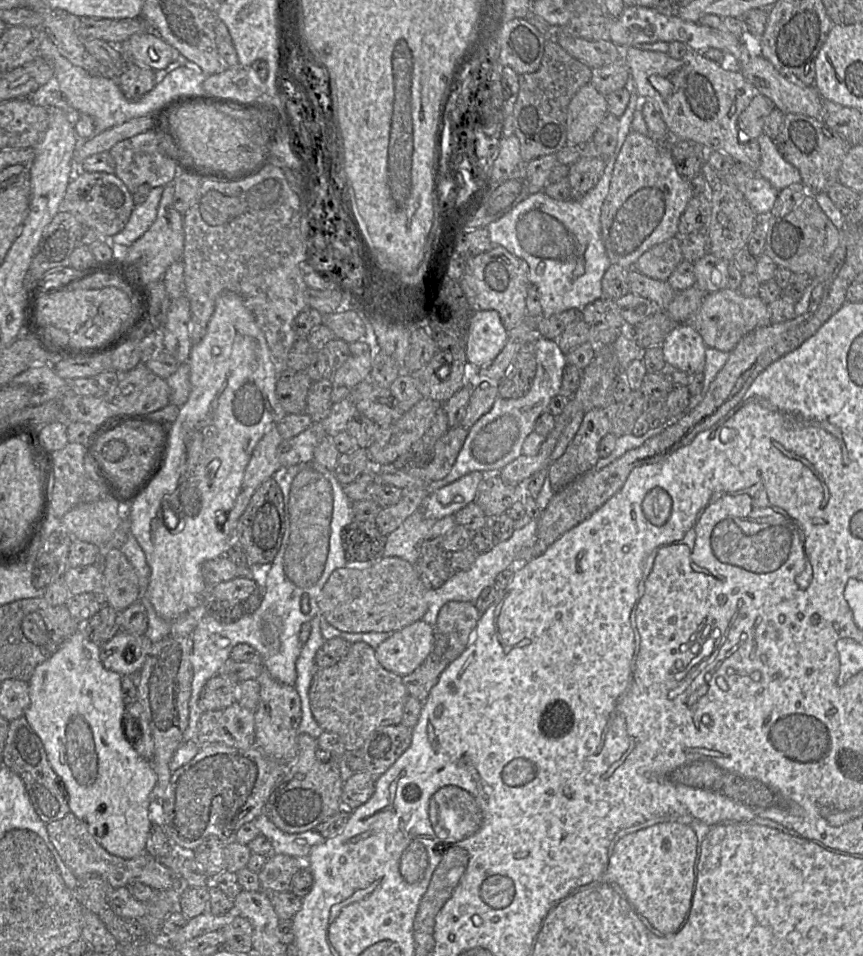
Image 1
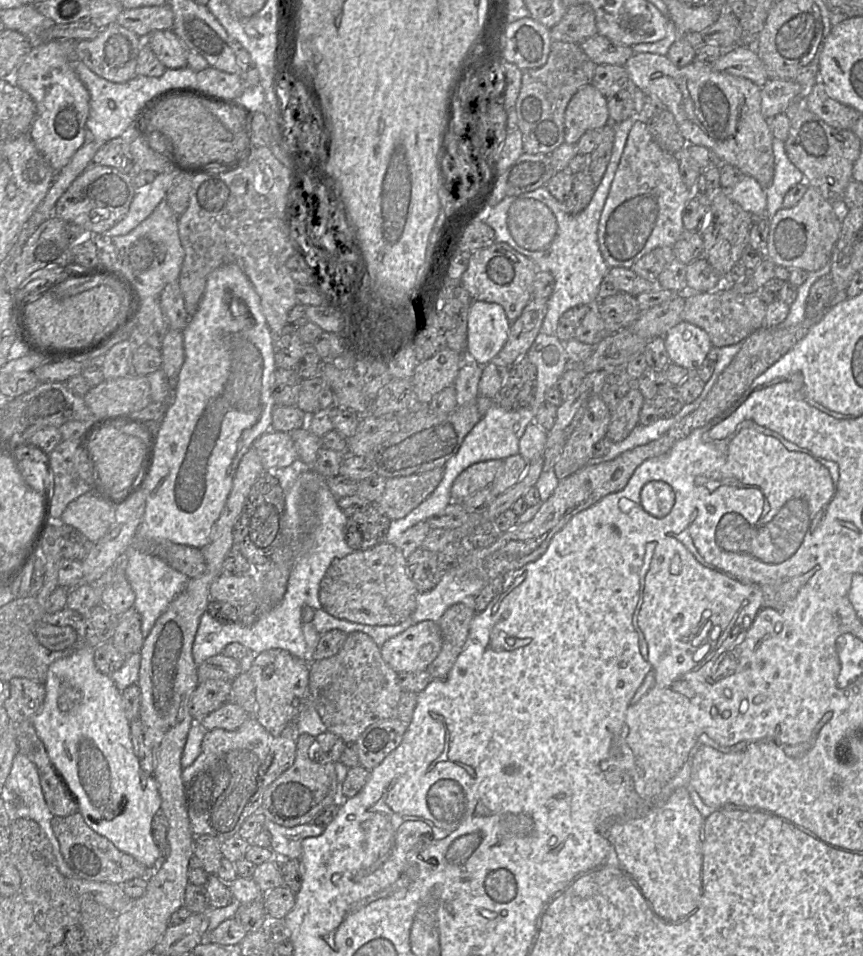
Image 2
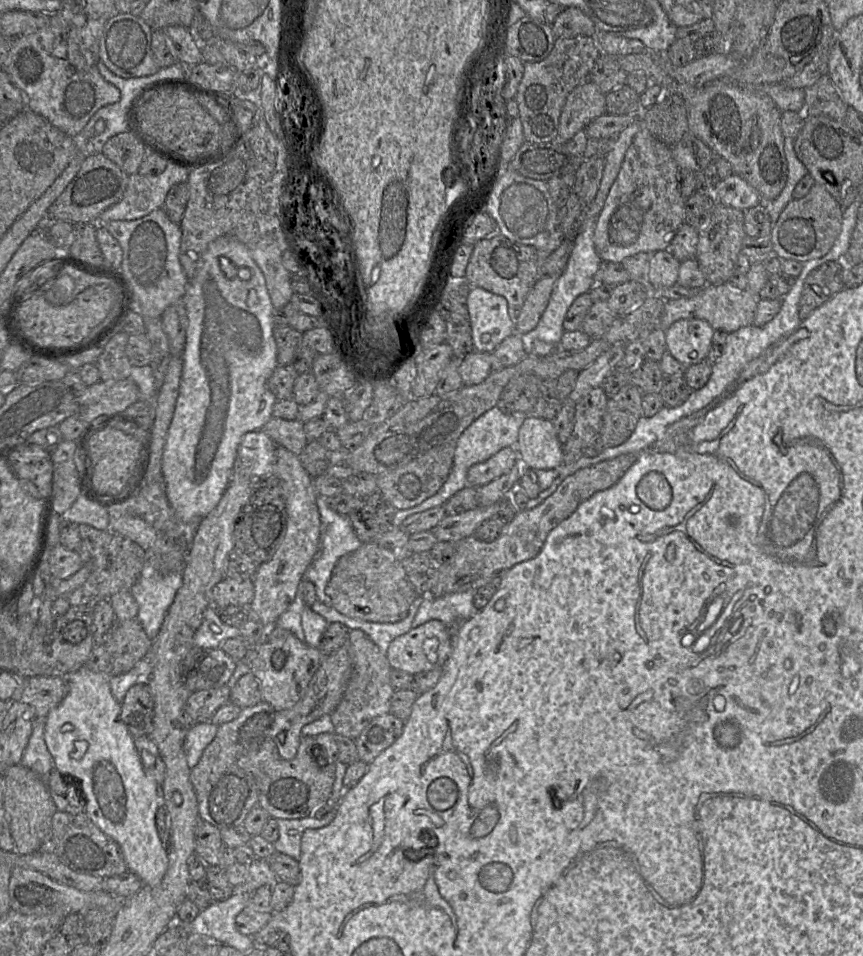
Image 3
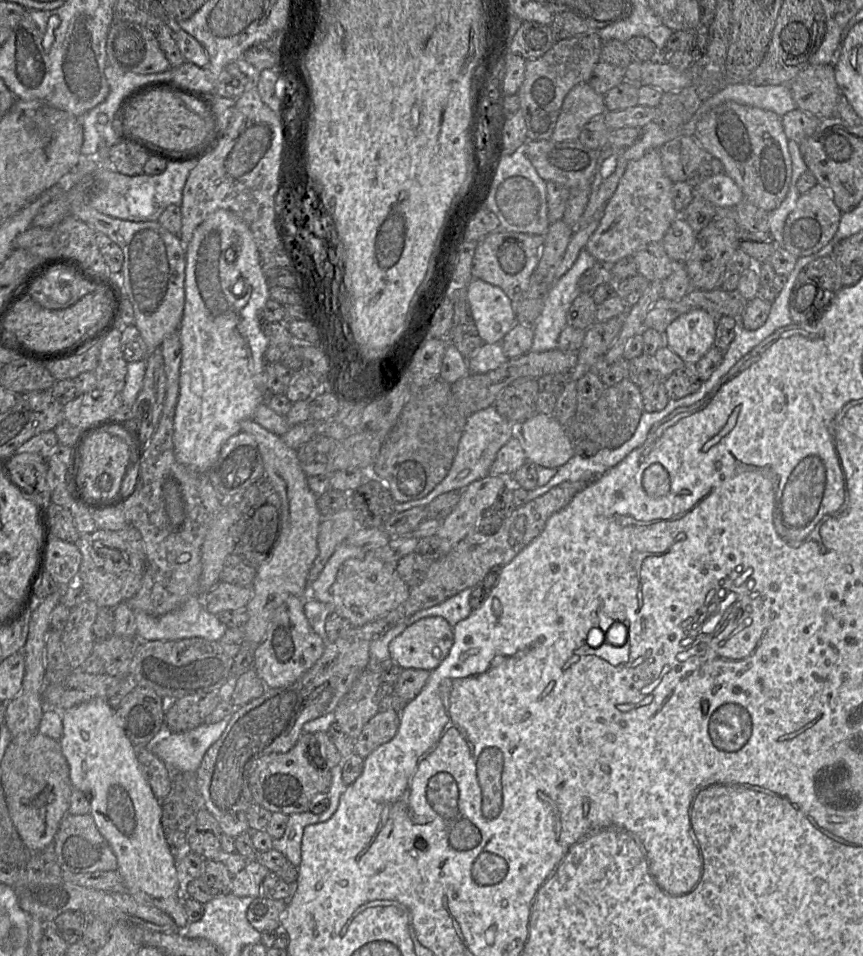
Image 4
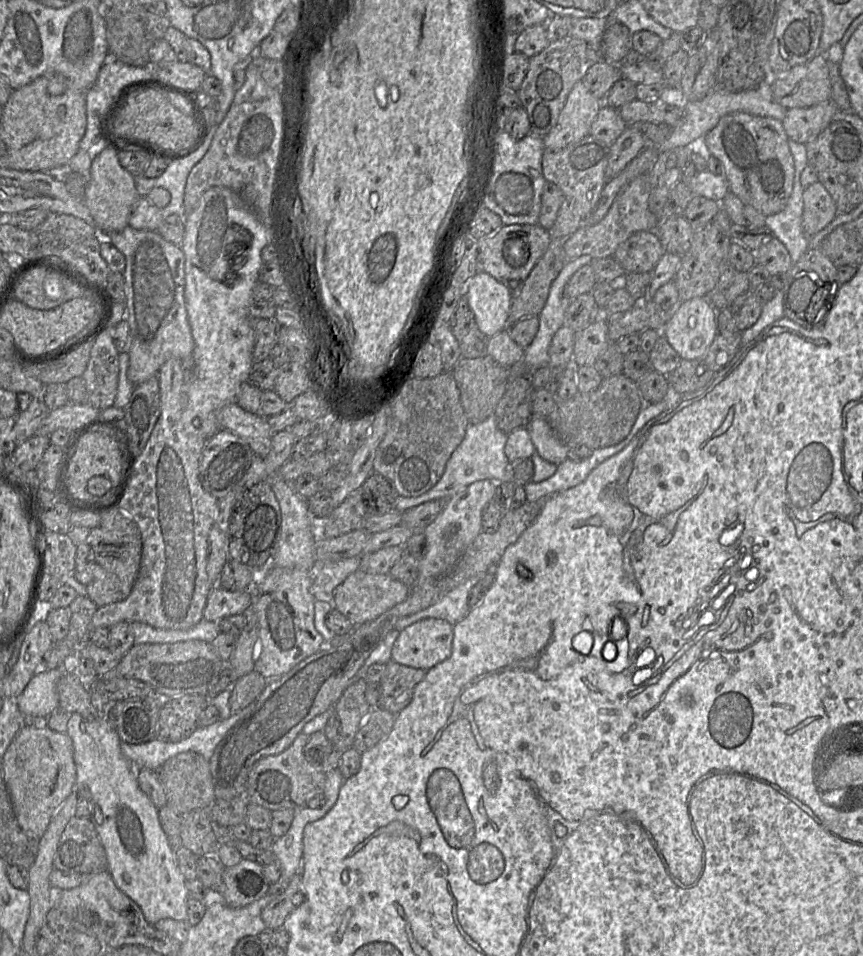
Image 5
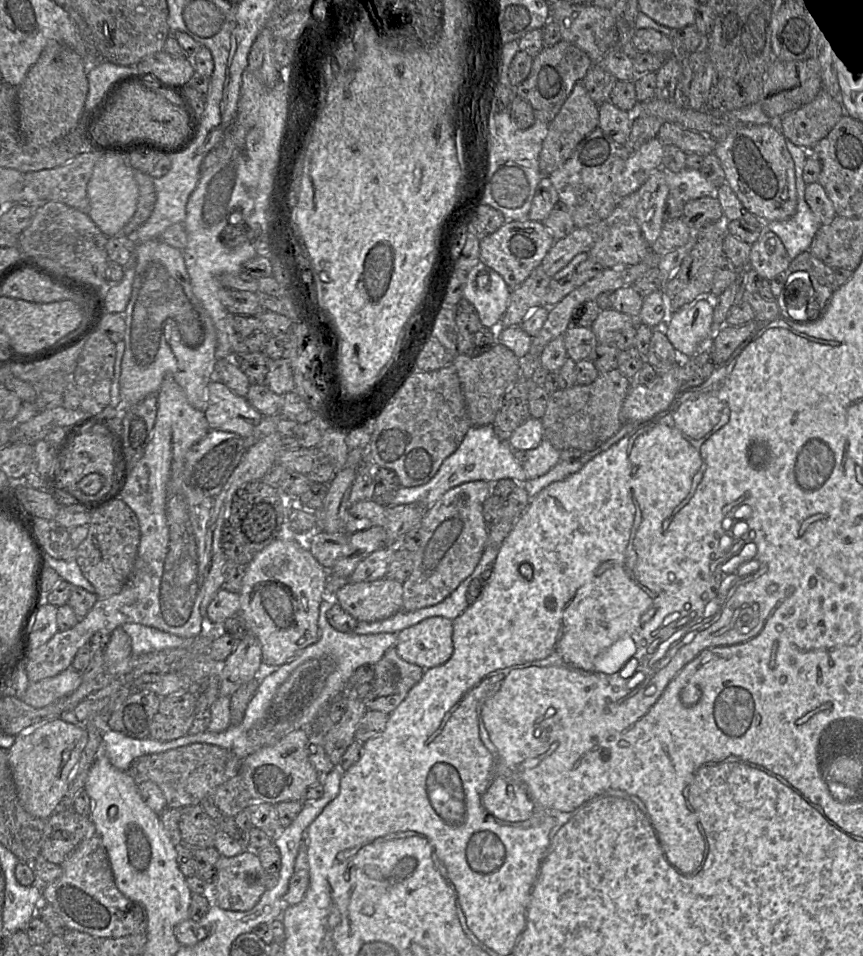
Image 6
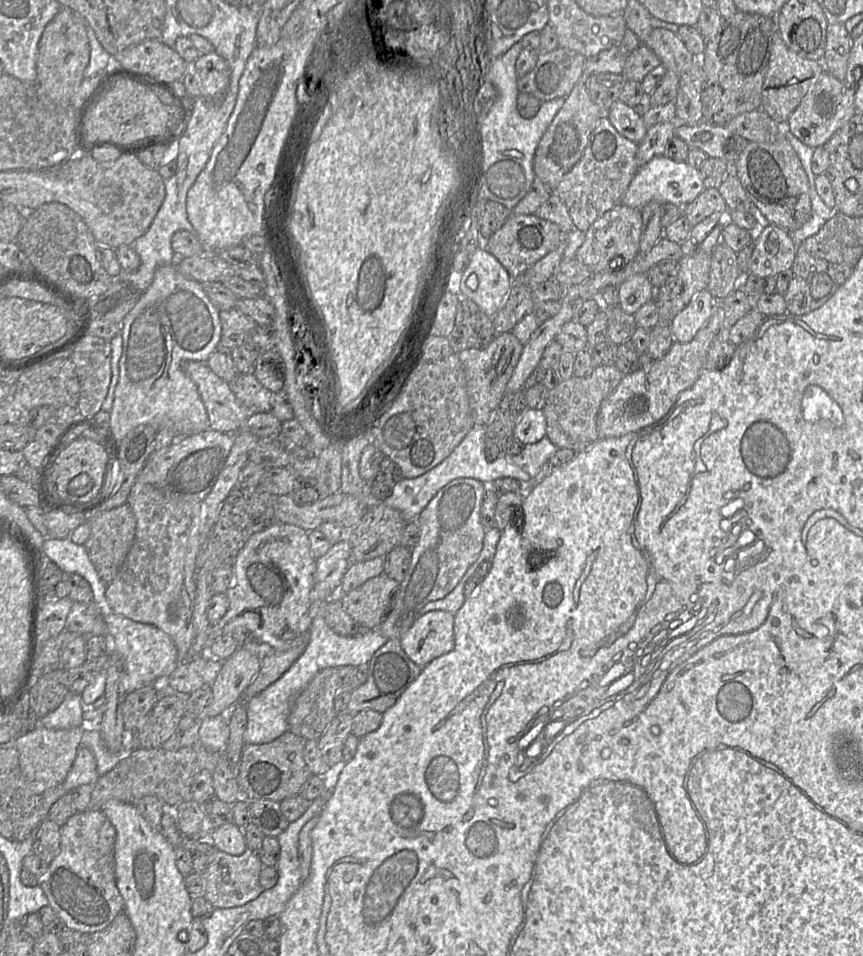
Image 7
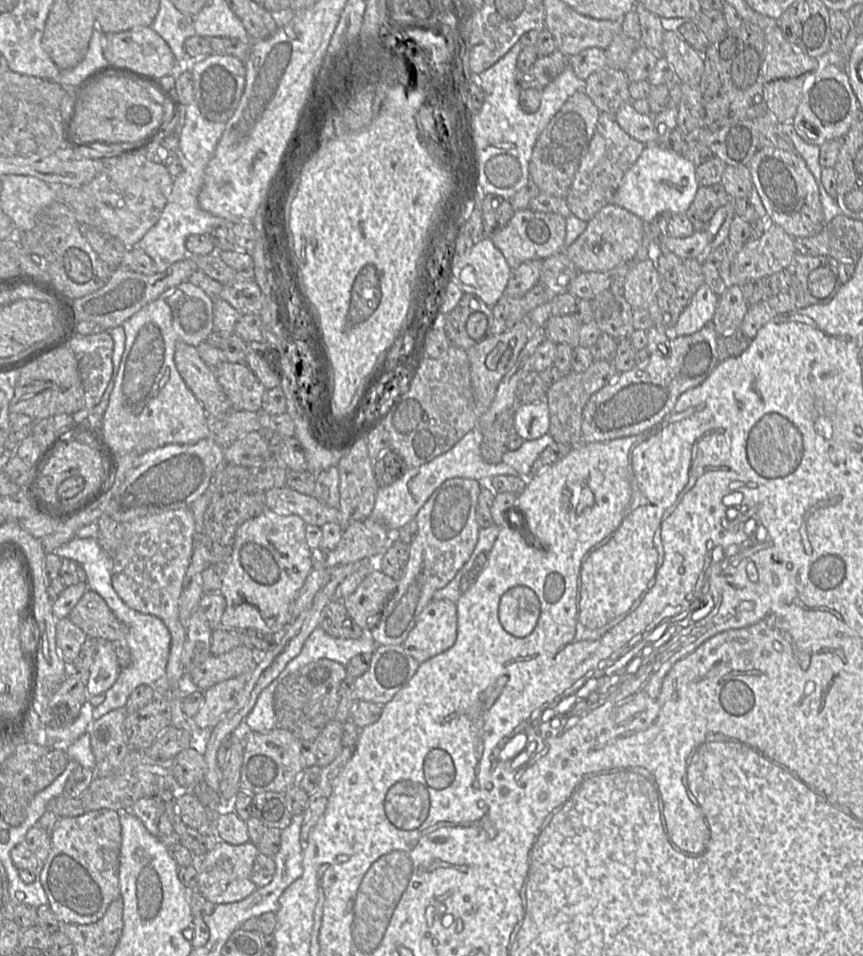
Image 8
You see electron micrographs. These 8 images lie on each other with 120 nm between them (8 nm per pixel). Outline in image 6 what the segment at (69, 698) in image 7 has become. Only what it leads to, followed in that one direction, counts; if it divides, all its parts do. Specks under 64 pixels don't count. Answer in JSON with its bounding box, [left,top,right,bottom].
[22,668,82,708]

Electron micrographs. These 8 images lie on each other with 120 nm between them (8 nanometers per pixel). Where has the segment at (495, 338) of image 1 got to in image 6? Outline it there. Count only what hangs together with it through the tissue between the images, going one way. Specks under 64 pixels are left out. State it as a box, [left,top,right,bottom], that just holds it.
[463,262,511,329]

